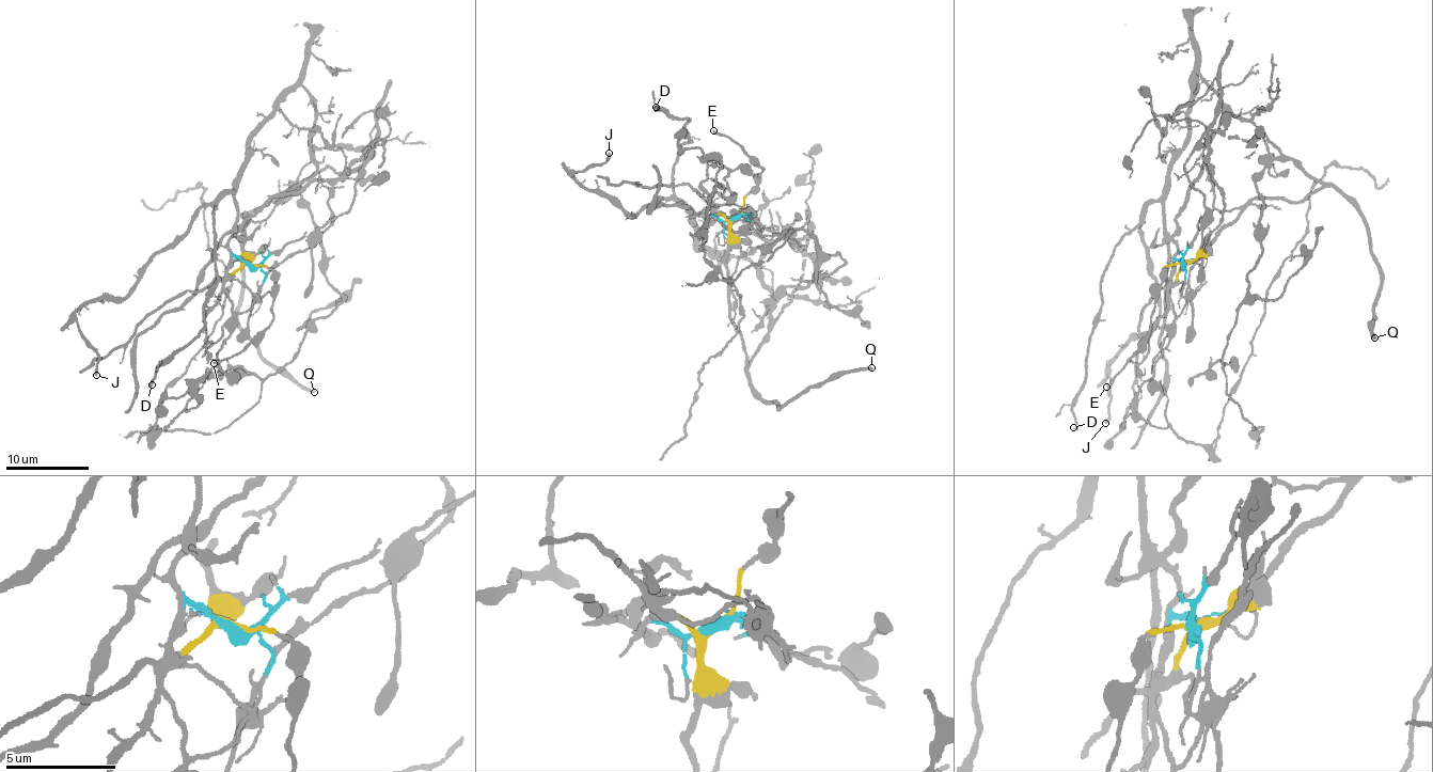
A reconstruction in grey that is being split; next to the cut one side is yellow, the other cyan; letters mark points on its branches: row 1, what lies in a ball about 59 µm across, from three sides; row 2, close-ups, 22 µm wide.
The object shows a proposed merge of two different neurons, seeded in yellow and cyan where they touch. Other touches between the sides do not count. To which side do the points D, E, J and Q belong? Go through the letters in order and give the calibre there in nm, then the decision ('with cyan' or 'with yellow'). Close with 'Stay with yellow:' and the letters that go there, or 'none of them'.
D: 200 nm thick; with cyan
E: 190 nm thick; with yellow
J: 240 nm thick; with cyan
Q: 280 nm thick; with yellow
Stay with yellow: E, Q

